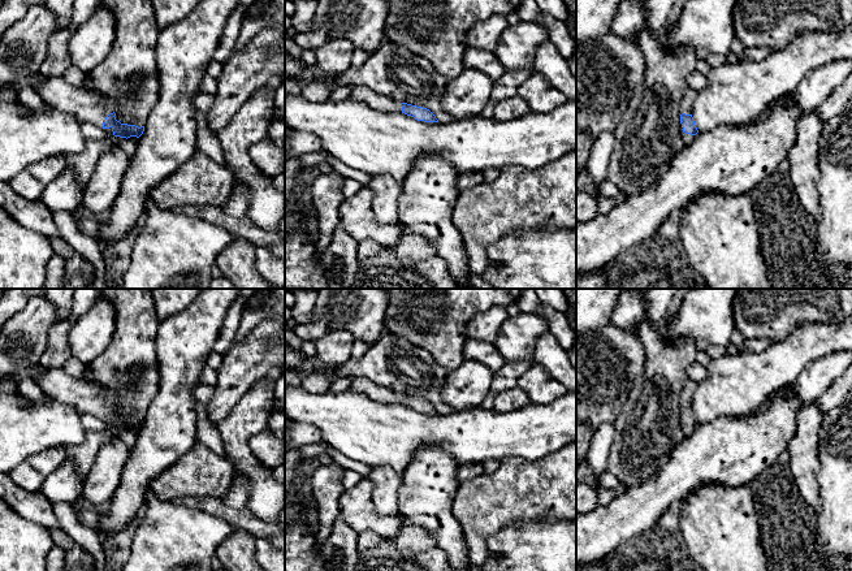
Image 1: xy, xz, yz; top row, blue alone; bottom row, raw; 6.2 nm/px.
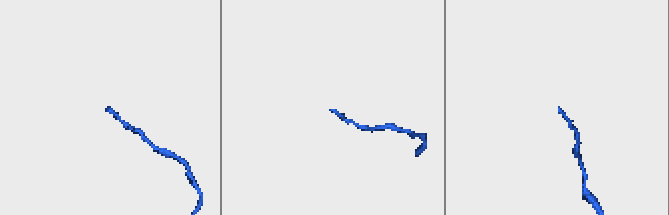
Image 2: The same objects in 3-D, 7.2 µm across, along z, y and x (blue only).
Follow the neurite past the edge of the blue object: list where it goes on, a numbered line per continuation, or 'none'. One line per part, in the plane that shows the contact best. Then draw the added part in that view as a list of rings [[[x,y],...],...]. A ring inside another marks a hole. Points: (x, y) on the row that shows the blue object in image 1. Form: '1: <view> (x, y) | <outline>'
1: xy (87, 106) | [[[49,78],[35,85],[35,92],[55,109],[68,112],[82,122],[103,129],[103,122],[114,112],[114,101],[101,98],[96,91],[83,86],[75,87],[62,78]]]

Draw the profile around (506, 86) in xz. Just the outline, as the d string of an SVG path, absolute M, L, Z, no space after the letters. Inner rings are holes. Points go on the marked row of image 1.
M506 70L496 82L490 100L496 104L516 94L518 87L532 74L529 70Z

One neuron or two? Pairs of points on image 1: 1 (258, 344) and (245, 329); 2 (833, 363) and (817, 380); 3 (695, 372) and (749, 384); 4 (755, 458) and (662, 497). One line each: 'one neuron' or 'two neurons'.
1: two neurons
2: one neuron
3: two neurons
4: one neuron

